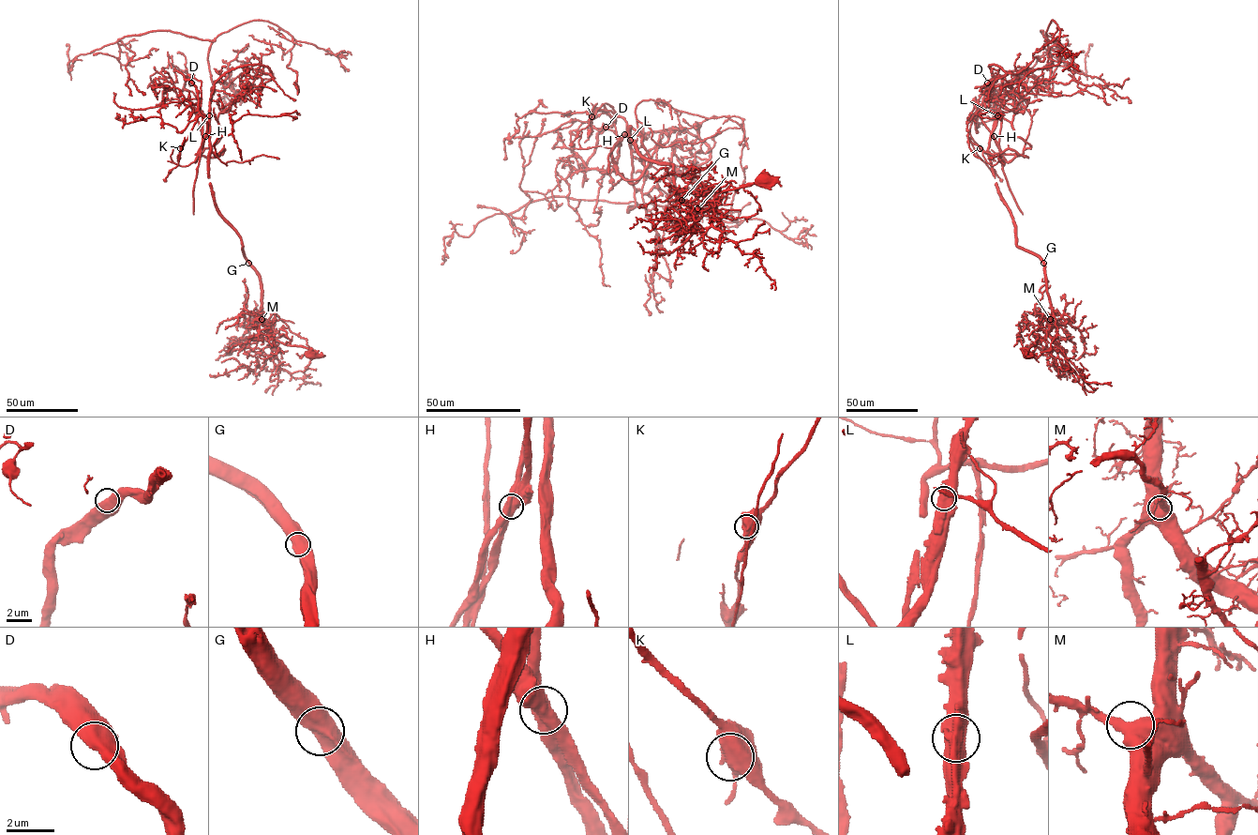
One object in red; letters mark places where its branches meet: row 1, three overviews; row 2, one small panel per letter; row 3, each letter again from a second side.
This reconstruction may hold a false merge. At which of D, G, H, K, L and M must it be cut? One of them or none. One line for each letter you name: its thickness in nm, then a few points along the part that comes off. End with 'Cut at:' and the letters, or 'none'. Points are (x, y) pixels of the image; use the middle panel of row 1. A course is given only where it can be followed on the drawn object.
H: Thickness 700 nm. Course of the part to remove: (624, 134), (611, 157), (634, 184), (644, 169), (641, 159), (650, 177), (664, 175), (672, 145), (682, 140)
Cut at: H

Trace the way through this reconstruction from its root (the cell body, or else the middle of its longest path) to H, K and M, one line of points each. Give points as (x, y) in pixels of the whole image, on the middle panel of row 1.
H: (759, 179), (723, 190), (697, 211), (676, 194), (673, 165), (646, 159), (631, 128), (624, 134)
K: (759, 179), (723, 190), (697, 211), (676, 194), (673, 165), (646, 159), (611, 106), (591, 116)
M: (759, 179), (749, 185), (723, 190), (708, 209), (697, 208)

